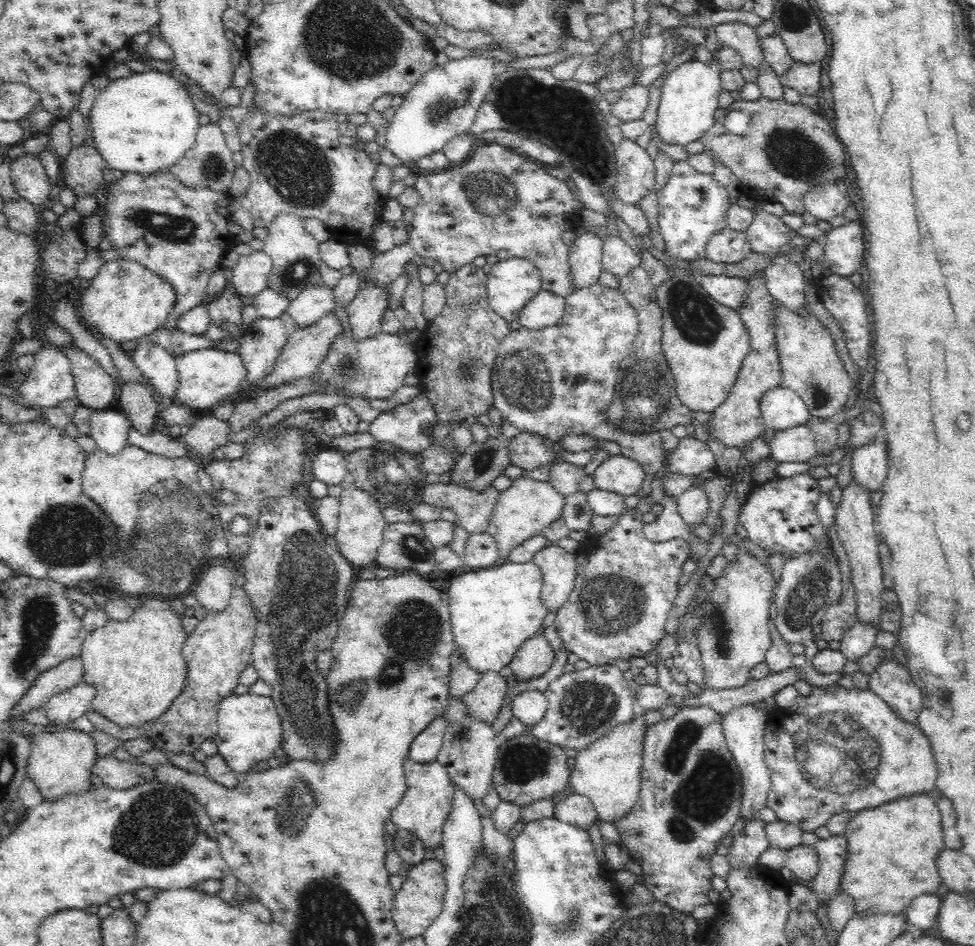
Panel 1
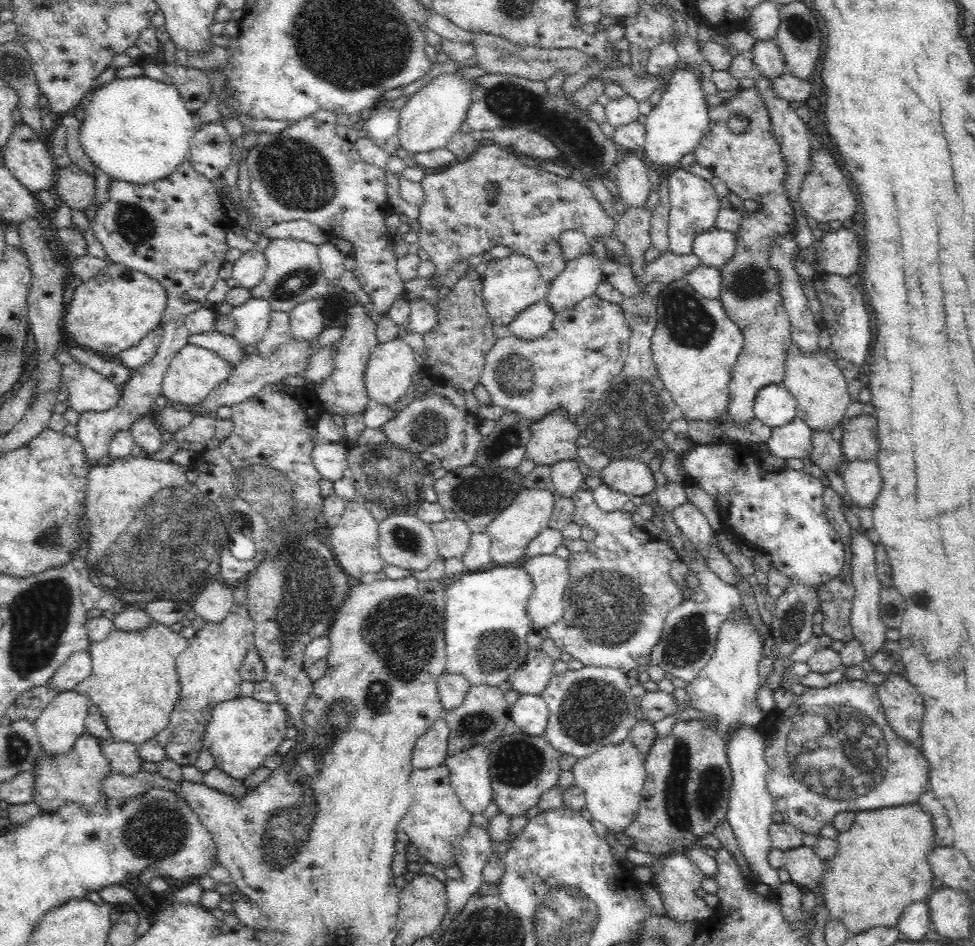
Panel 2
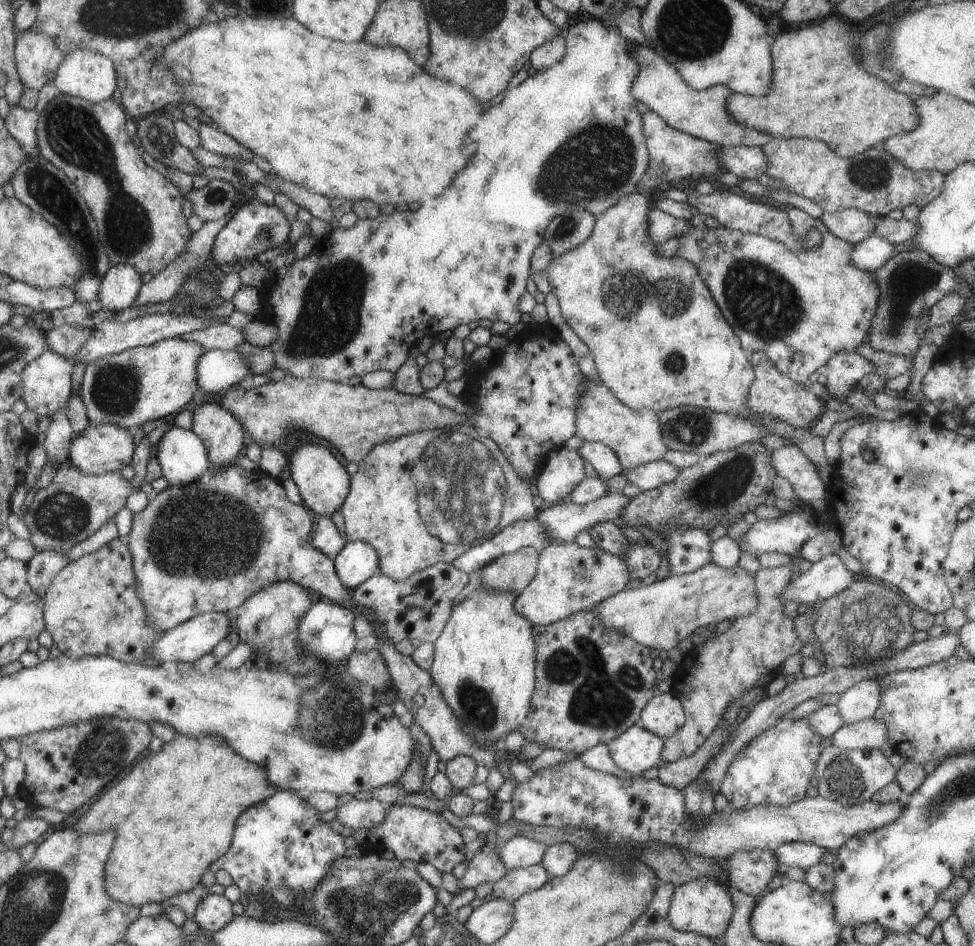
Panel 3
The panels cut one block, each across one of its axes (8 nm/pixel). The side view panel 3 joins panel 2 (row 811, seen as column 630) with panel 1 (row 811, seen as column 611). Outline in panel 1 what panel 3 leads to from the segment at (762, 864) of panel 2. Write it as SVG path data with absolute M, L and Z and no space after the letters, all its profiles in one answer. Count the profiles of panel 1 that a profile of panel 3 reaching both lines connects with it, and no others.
M742 704L742 708L732 708L723 718L723 733L725 741L738 765L740 782L743 789L741 794L741 809L739 818L746 825L748 822L760 820L760 810L767 807L767 798L771 789L771 774L765 763L764 733L766 716L760 710L752 710Z

